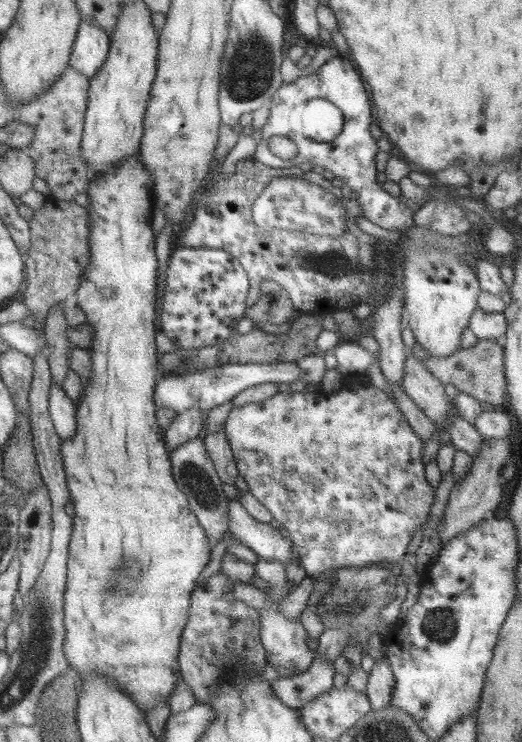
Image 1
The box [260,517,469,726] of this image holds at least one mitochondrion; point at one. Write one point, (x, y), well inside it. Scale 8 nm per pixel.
(341, 601)

